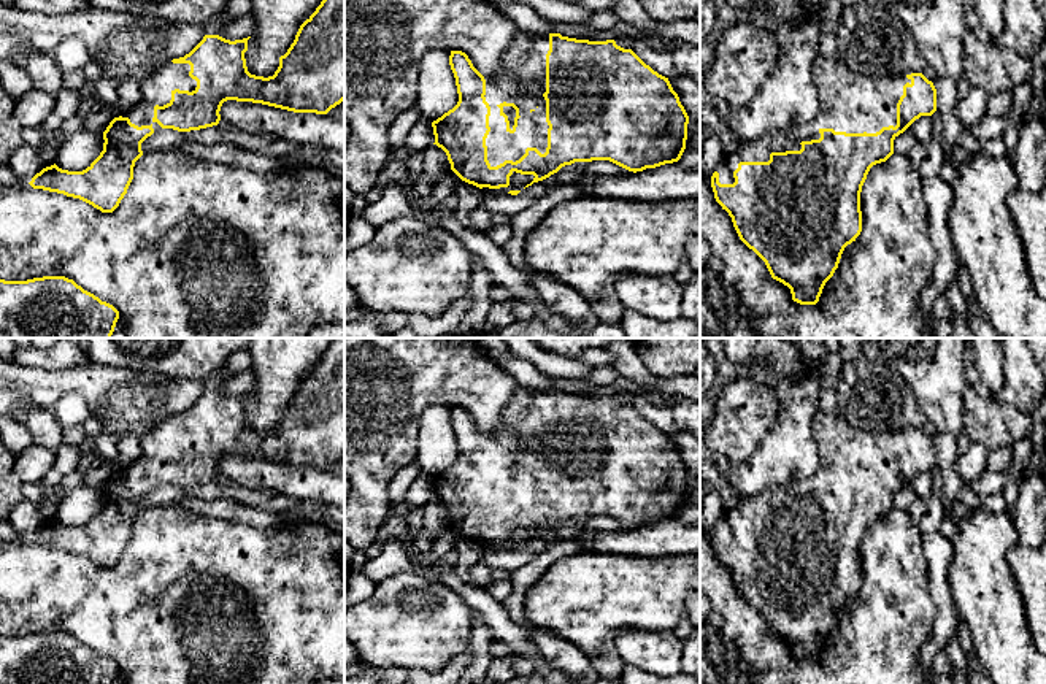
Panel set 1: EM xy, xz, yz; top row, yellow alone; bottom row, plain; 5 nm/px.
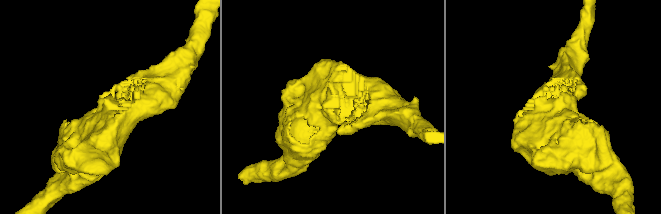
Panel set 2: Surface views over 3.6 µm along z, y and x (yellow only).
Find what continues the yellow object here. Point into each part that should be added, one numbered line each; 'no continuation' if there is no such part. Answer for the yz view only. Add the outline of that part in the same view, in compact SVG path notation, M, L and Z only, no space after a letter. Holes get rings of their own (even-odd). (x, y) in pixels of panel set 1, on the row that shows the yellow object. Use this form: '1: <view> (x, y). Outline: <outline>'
1: yz (854, 103). Outline: M817 60L811 75L817 89L819 111L805 124L773 130L725 154L717 165L721 184L733 184L740 162L768 162L771 152L800 151L802 141L819 140L821 129L846 133L876 133L897 125L897 103L903 86L911 84L906 75L871 78L852 73L840 60Z

